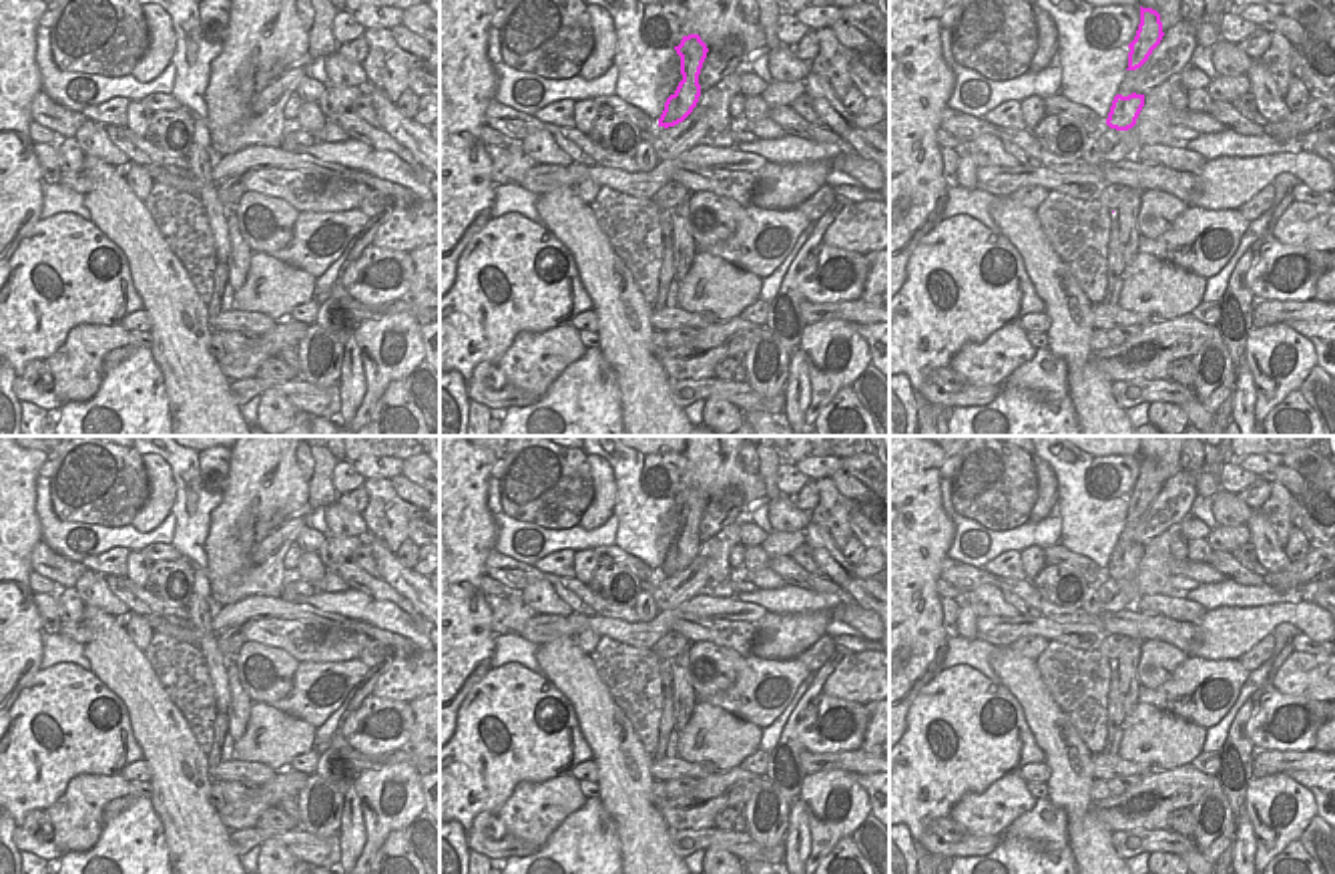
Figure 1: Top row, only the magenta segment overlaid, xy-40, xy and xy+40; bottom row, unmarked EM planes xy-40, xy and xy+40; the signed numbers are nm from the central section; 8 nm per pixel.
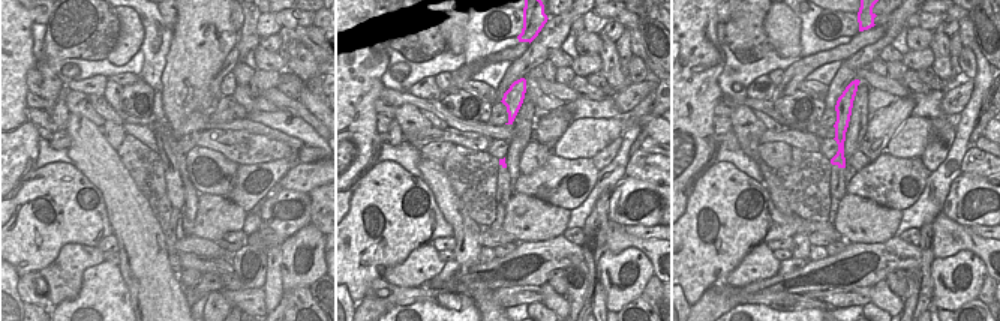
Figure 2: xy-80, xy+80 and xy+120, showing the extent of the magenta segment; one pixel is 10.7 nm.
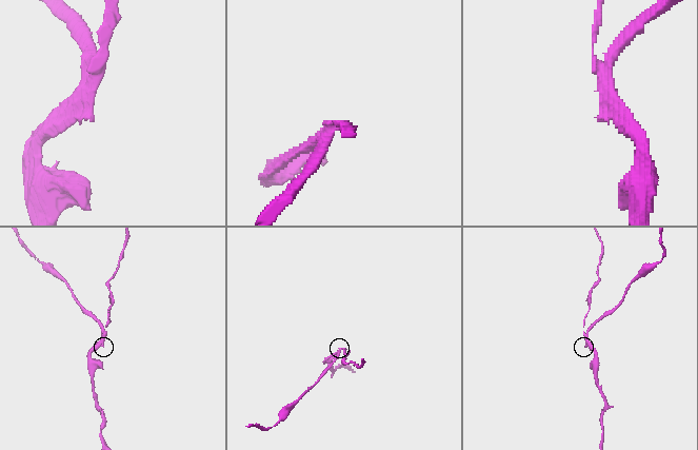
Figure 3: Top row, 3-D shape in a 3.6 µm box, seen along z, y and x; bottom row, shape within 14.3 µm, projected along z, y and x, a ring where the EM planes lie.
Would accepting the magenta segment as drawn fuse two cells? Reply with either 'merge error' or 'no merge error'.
merge error

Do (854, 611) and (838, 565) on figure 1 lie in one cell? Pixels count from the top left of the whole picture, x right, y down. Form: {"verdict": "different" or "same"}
{"verdict": "different"}

